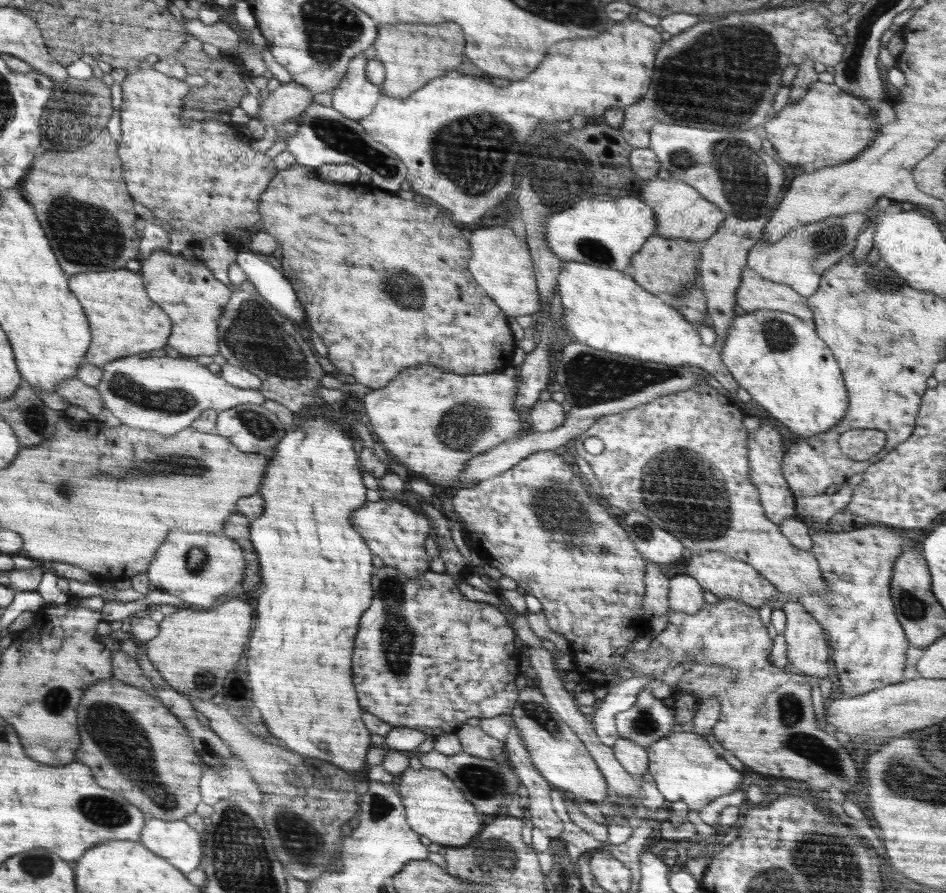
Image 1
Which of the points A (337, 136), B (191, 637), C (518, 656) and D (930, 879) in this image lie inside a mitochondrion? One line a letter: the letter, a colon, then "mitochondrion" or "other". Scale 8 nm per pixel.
A: mitochondrion
B: other
C: other
D: other

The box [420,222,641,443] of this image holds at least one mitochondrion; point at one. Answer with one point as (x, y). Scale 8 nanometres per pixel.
(591, 248)

